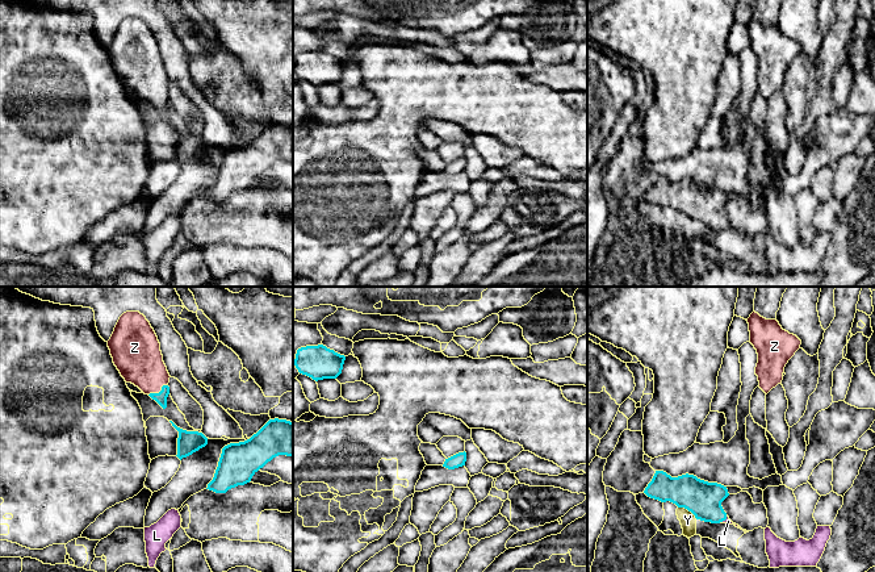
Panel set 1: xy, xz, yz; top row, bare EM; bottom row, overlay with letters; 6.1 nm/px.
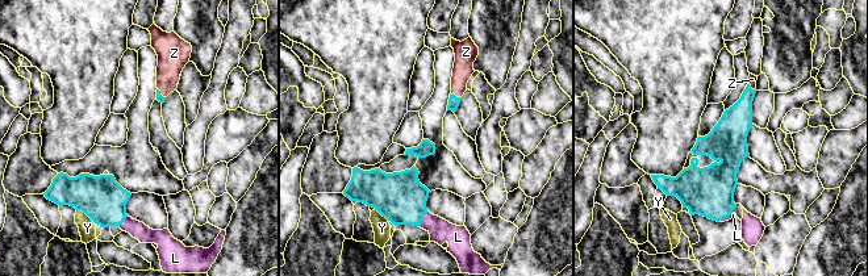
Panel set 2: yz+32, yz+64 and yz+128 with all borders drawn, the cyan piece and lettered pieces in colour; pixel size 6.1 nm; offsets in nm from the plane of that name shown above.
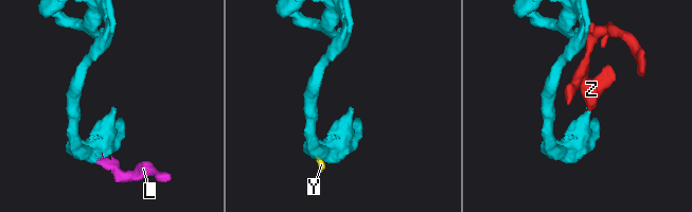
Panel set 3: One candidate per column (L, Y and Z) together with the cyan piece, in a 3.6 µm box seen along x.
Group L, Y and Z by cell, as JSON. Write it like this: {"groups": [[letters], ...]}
{"groups": [["L", "Z"], ["Y"]]}

